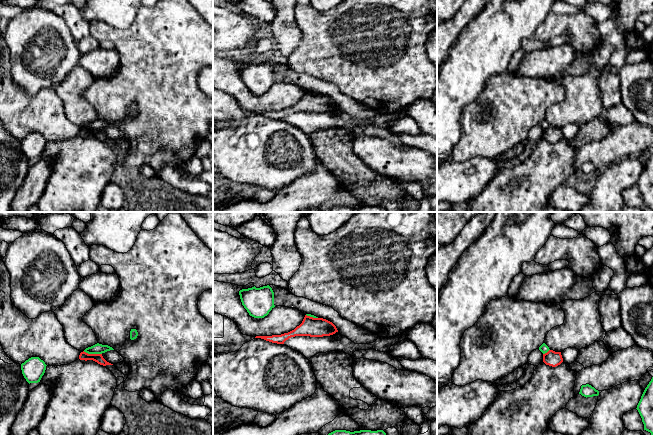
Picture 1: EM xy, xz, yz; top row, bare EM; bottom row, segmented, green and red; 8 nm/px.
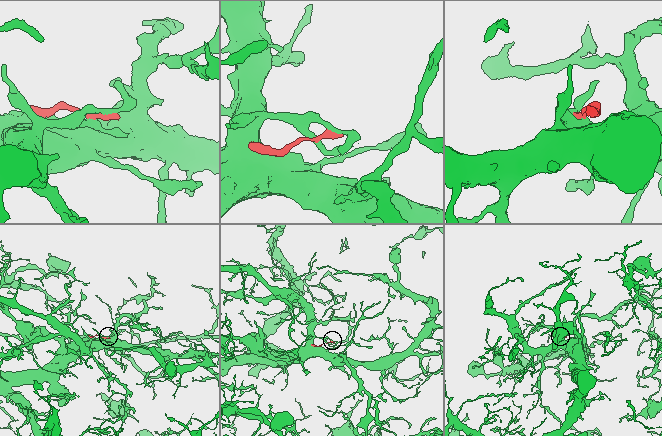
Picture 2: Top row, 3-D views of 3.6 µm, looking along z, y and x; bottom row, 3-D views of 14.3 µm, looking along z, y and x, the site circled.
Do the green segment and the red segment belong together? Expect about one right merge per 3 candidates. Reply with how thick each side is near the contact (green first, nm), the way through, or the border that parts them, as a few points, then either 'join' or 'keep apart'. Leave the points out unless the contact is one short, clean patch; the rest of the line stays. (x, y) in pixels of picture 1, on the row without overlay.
calibres 80 and 70 nm; border xy (83, 127), (101, 130); keep apart

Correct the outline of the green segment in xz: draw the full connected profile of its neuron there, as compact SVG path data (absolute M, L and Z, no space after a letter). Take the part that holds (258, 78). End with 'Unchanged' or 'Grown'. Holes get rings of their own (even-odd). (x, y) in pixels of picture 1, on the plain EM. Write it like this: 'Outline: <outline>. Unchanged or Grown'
Outline: M269 61L242 65L239 71L242 81L254 94L264 94L275 83L274 68Z. Unchanged

